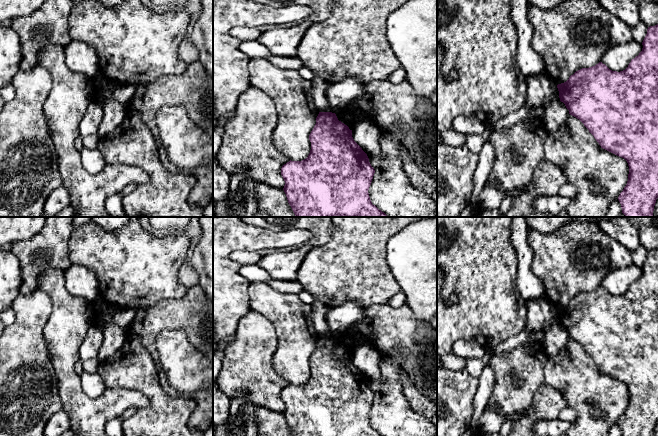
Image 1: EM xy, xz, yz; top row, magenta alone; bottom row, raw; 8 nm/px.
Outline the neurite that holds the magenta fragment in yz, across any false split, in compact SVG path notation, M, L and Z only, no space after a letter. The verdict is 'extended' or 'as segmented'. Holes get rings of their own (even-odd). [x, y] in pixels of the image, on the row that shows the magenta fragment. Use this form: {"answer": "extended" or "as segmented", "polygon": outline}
{"answer": "as segmented", "polygon": "M658 24L648 27L642 45L642 51L638 56L631 60L628 67L623 71L612 71L605 64L599 62L595 66L582 68L576 71L566 82L557 85L560 101L565 104L566 108L569 110L569 114L576 117L584 124L601 148L622 157L627 161L629 166L628 181L618 197L622 213L626 217L652 217L654 206L658 198Z"}

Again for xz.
{"answer": "as segmented", "polygon": "M319 112L309 140L311 150L308 157L302 161L290 160L281 168L285 181L283 190L295 217L388 217L370 200L368 190L375 170L367 154L354 141L352 130L339 121L335 113Z"}

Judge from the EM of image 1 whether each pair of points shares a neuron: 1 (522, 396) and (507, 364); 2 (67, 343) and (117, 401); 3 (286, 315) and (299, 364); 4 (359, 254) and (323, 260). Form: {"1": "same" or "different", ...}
{"1": "same", "2": "same", "3": "same", "4": "same"}

